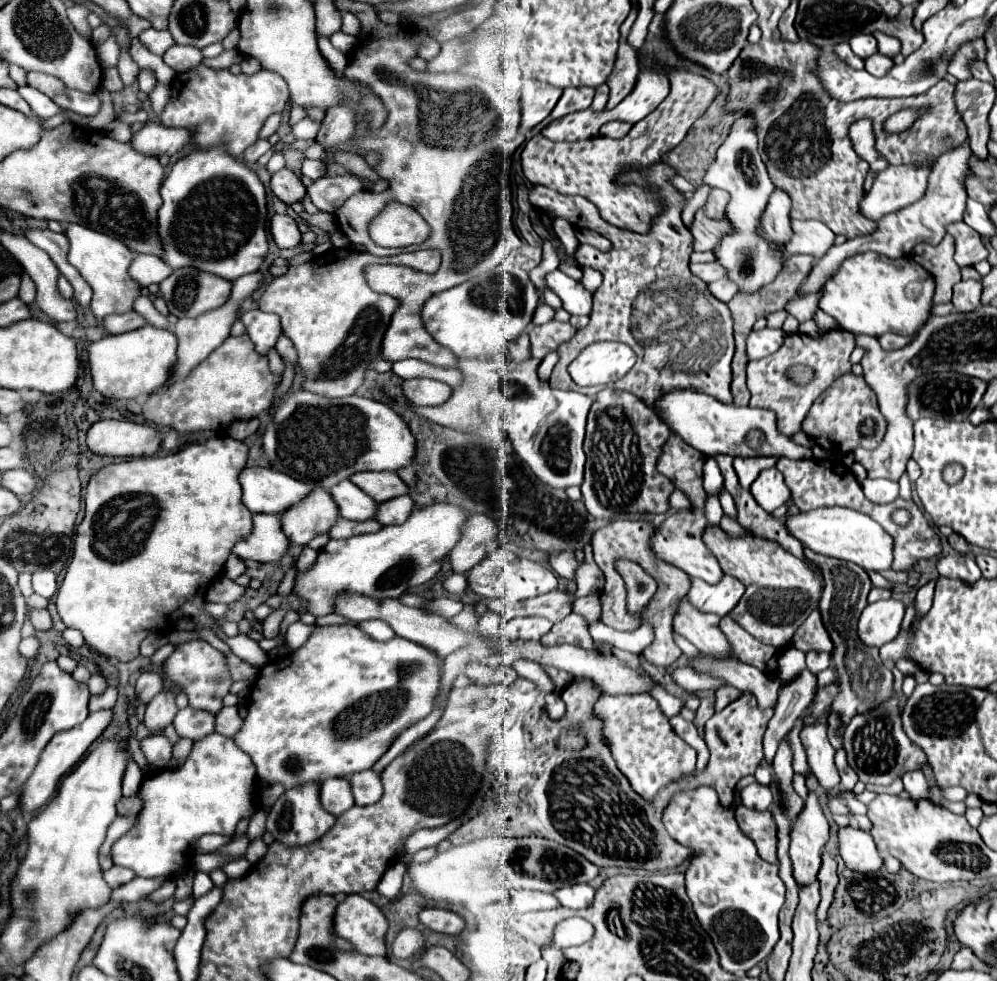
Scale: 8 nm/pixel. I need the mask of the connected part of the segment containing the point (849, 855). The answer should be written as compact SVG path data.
M846 826L840 828L840 856L844 858L846 866L860 874L874 874L882 868L884 860L878 854L876 842L872 836L860 828Z

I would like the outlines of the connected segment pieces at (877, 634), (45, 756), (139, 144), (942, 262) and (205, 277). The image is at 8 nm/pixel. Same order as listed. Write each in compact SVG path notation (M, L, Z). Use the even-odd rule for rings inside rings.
M880 600L868 604L858 620L858 636L864 644L882 646L894 640L902 628L904 602L902 600Z
M100 710L100 712L94 712L90 714L78 728L72 728L72 730L66 730L66 732L60 732L58 736L54 736L54 740L50 740L50 744L46 746L46 752L42 752L42 762L38 762L38 768L32 772L30 780L24 784L24 790L22 790L22 796L20 796L20 806L26 810L26 812L34 812L38 808L42 808L44 804L50 802L50 798L54 796L54 792L58 790L58 784L60 784L60 778L70 772L80 760L82 756L86 754L86 750L92 746L92 742L102 736L102 732L106 730L106 726L110 724L112 720L112 710Z
M146 122L138 132L132 134L130 146L146 156L172 156L190 140L190 132L182 128L166 128L156 122Z
M944 236L940 244L916 244L912 248L912 256L918 264L922 264L936 280L934 304L950 302L952 286L960 282L960 268L954 268L954 240L952 236Z
M178 268L166 280L162 280L158 286L160 286L160 296L166 300L170 314L174 314L178 318L184 318L184 316L194 318L194 316L200 316L208 310L220 308L228 300L230 290L232 290L230 280L202 272L198 268Z

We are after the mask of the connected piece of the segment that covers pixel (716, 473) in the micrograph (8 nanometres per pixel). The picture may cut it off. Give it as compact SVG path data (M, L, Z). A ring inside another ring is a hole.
M708 458L704 464L704 490L710 494L718 494L722 488L722 474L714 458Z

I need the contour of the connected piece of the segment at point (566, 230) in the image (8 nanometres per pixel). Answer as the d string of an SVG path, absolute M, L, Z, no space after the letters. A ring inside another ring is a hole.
M556 218L554 224L552 224L552 228L554 228L558 240L562 240L562 244L564 244L564 248L566 248L566 254L574 258L574 252L576 252L576 248L578 248L578 240L576 240L576 236L574 236L572 224L570 224L568 220L564 220L564 218Z

